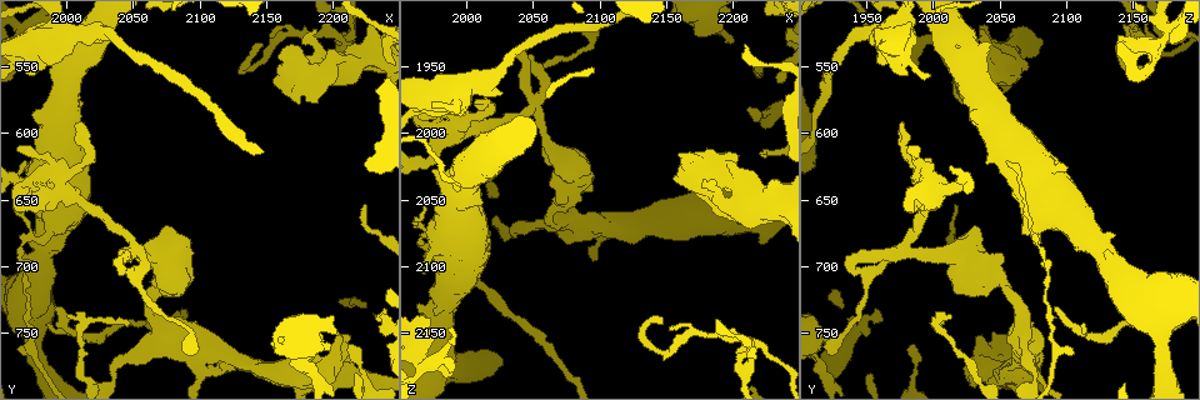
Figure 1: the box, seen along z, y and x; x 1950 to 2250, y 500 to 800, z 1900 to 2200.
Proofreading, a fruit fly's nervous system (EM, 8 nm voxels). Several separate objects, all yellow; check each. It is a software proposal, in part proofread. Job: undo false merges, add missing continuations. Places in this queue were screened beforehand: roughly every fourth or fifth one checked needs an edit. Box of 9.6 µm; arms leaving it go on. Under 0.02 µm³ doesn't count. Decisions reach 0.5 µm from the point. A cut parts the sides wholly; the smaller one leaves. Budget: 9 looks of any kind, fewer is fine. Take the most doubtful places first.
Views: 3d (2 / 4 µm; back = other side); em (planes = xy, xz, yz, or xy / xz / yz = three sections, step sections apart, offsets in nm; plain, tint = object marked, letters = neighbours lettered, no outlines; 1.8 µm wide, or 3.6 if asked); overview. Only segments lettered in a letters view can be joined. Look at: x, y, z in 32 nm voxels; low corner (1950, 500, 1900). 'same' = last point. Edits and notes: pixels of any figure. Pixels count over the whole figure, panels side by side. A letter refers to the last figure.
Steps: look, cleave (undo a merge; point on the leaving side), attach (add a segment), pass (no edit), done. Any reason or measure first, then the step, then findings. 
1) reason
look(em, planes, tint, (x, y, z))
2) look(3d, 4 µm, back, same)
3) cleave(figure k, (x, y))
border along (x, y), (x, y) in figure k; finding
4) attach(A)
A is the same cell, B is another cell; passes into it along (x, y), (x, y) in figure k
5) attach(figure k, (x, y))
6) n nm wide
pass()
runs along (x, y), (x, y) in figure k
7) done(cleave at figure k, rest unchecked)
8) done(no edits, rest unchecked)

calibre changes
look(em, xy, step 4, letters, (2052, 690, 1980))

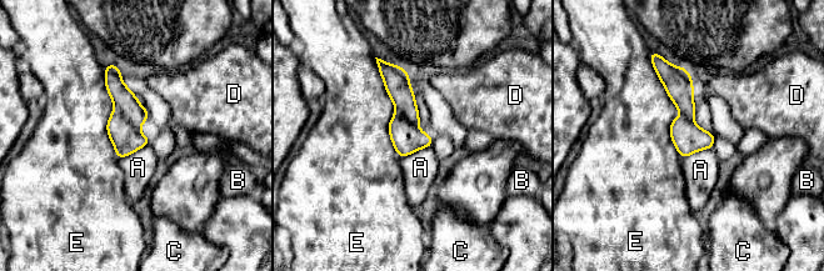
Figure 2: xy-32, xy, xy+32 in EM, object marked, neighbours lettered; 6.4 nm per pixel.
E touches over 650 nm
pass()
A, B, C, D and E are other cells; one neuron here

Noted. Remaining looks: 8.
tapers out
look(em, xy, step 4, letters, (2046, 744, 2006))

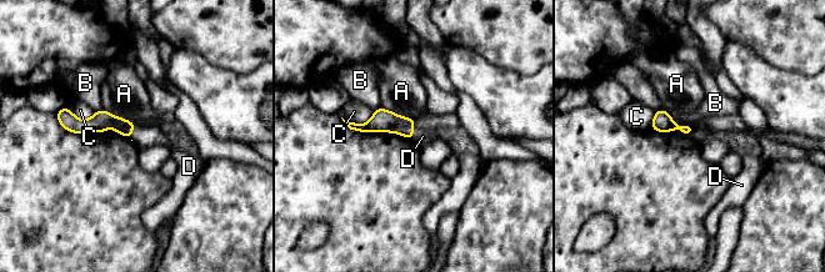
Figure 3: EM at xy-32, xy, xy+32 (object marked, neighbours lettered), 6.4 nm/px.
pass()
A, B, C and D are other cells; none of them fits

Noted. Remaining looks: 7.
thin end
look(3d, 2 µm, (1986, 746, 2114))

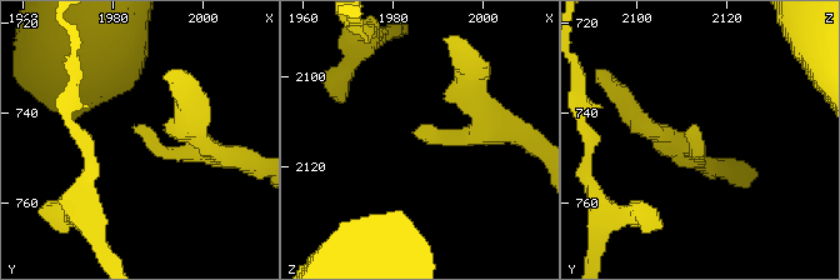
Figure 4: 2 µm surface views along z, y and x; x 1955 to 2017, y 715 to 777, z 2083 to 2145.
look(em, planes, letters, (1985, 744, 2113))

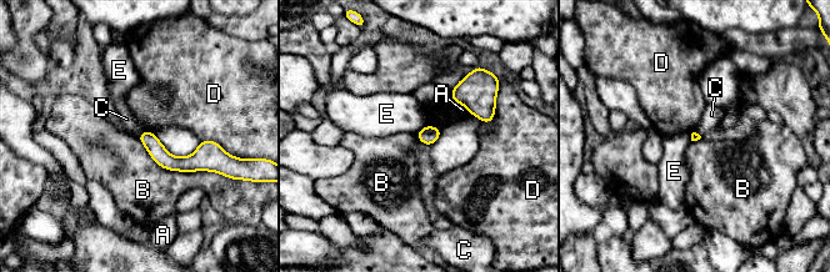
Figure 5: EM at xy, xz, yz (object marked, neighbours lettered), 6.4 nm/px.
B touches over 600 nm
pass()
A, B, C, D and E are other cells; no lettered segment goes on from it

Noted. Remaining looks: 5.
an open end
look(3d, 4 µm, (2188, 520, 2036))

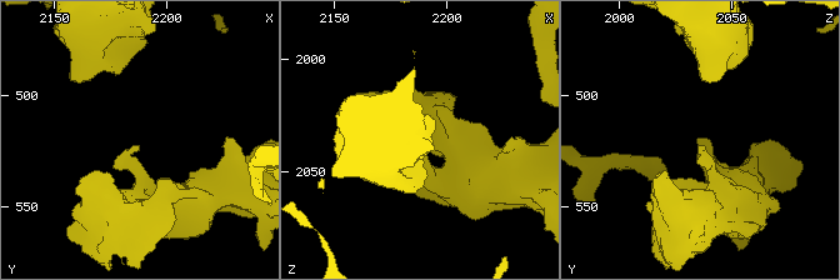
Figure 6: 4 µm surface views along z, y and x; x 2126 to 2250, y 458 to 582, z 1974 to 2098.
shape alone is not enough
look(em, yz, step 8, letters, (2187, 521, 2035))

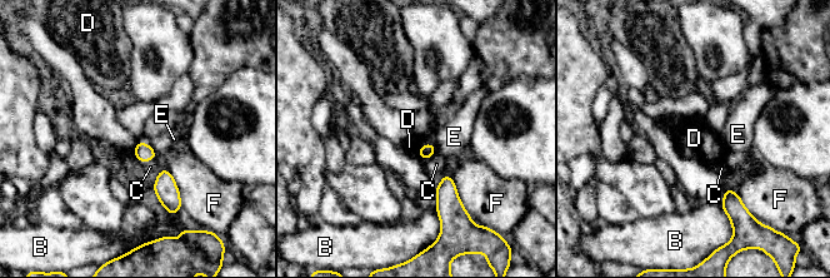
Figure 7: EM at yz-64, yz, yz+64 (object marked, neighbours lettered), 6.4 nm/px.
pass()
B, C, D, E and F are other cells; border along (420, 145), (418, 153) in figure 7; none of them fits

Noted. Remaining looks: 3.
done(no edits, rest unchecked)

